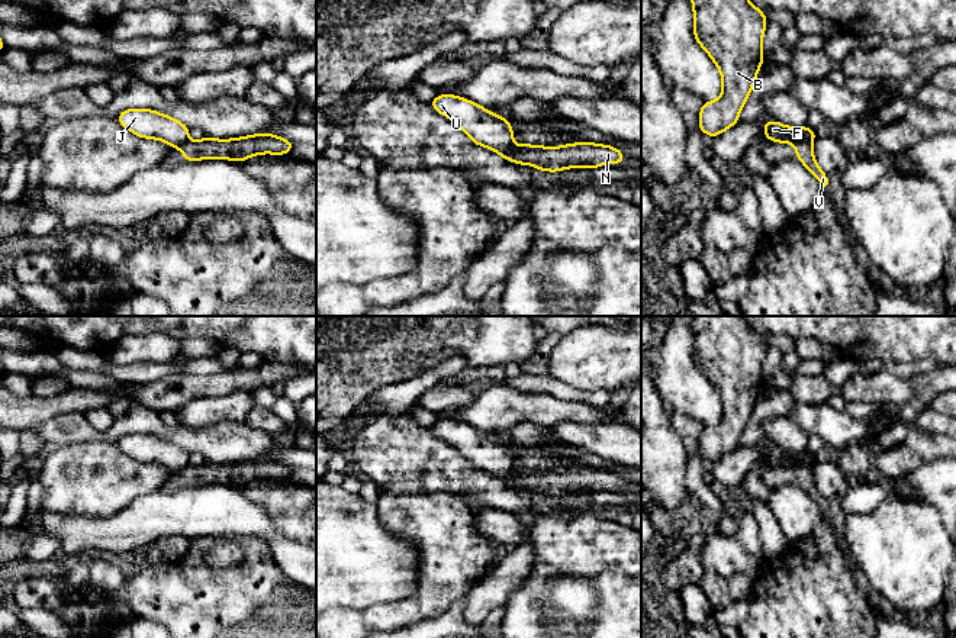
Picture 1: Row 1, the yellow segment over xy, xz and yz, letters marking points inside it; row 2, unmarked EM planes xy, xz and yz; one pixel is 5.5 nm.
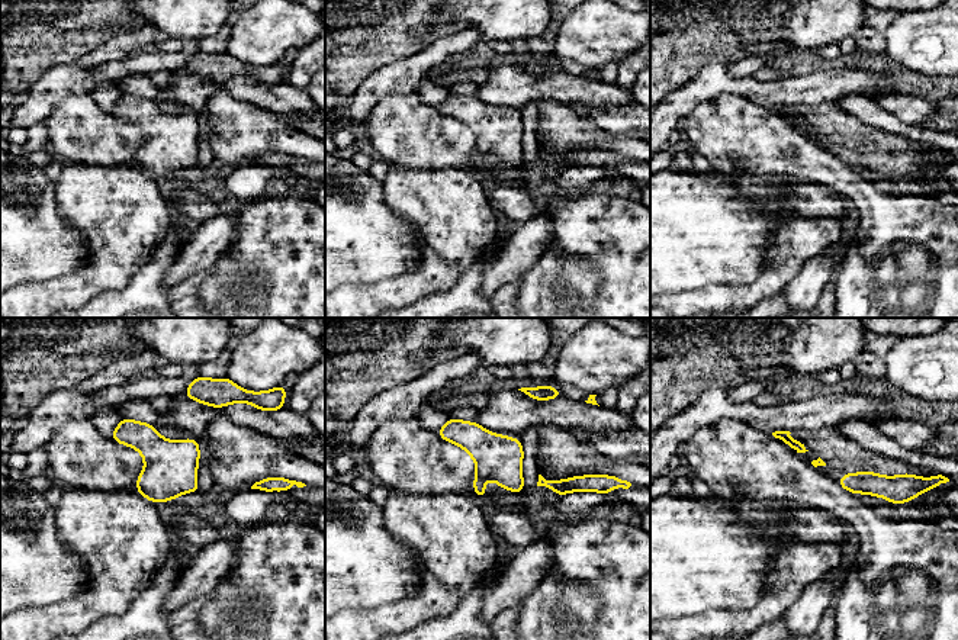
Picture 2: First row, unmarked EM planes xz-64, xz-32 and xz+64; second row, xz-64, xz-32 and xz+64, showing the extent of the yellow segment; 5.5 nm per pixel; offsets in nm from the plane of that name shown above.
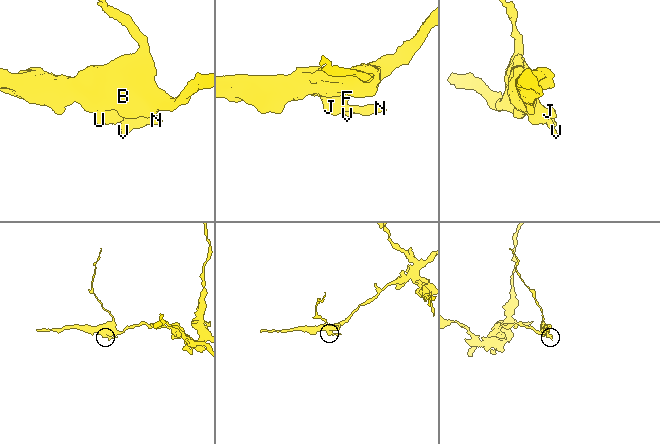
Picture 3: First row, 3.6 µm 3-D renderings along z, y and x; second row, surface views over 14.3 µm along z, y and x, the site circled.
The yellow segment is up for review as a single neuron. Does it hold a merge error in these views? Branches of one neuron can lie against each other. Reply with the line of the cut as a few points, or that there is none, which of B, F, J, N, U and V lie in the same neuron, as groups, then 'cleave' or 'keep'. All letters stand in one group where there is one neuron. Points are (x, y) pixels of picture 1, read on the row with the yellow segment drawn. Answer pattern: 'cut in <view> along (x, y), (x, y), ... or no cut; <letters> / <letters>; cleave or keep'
cut in yz along (811, 141), (797, 141), (794, 144); B F J U / N V; cleave

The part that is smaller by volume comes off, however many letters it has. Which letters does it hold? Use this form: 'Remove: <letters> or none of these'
Remove: N, V

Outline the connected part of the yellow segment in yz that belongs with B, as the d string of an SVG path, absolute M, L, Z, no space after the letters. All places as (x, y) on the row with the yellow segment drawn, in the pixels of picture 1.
M691 0L693 7L693 35L722 77L722 93L715 102L704 102L699 129L715 138L738 122L738 115L754 86L763 64L762 39L767 19L750 0Z

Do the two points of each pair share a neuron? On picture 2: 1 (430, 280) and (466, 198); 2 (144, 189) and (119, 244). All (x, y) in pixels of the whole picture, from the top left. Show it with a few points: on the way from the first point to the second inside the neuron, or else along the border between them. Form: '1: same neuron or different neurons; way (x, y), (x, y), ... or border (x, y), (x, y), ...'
1: same neuron; way (443, 260), (453, 235), (453, 218)
2: same neuron; way (140, 202), (140, 206), (128, 221), (128, 231)

